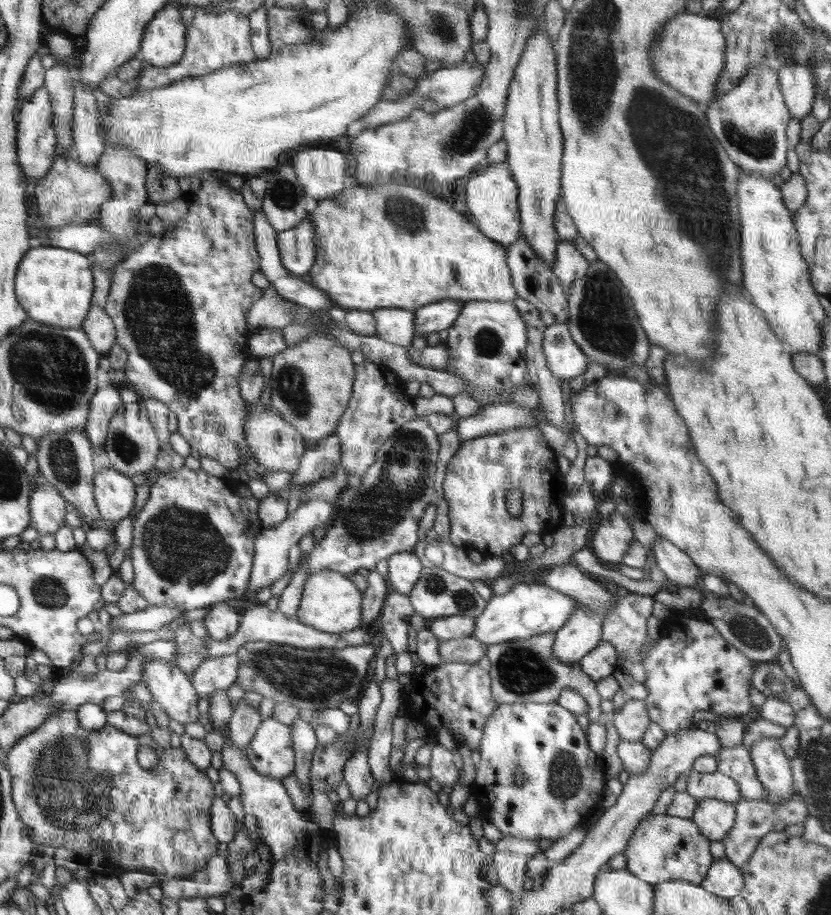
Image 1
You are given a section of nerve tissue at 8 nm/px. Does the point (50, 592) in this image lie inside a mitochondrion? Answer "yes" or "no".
yes

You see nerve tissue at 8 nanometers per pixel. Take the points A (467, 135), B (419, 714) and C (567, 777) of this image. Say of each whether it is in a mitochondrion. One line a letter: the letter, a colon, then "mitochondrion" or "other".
A: mitochondrion
B: other
C: mitochondrion

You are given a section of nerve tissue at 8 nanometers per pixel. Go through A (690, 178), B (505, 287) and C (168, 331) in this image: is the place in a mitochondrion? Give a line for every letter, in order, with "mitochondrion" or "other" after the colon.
A: mitochondrion
B: other
C: mitochondrion

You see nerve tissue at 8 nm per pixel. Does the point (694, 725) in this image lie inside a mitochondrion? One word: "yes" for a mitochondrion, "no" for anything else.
no

